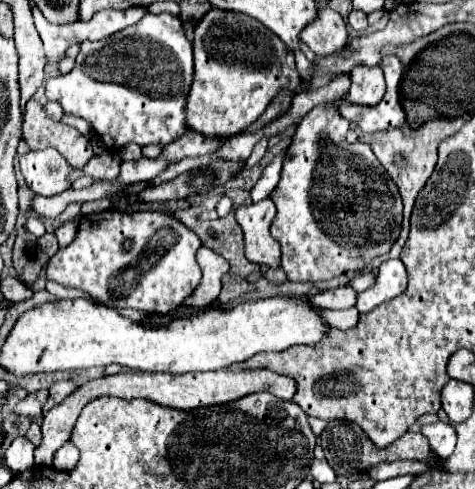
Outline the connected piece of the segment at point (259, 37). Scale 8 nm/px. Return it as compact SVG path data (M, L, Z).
M212 7L194 31L194 81L186 103L186 123L190 129L204 135L232 137L250 127L278 95L280 89L296 89L300 81L294 53L276 37L262 27L256 19L248 15L238 15L234 11L218 11Z

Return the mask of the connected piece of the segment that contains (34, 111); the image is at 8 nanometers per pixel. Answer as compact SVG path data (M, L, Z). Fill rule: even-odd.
M36 99L26 103L22 139L30 145L30 149L54 147L68 159L72 167L84 167L94 155L92 145L84 135L80 135L74 127L64 125L62 121L52 121L46 115L44 105L40 105Z

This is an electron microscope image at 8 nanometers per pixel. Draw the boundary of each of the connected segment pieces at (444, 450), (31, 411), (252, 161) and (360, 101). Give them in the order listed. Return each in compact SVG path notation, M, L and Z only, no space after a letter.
M436 421L432 425L423 425L421 433L428 437L430 447L438 457L446 459L452 455L454 447L456 447L456 431L450 423Z
M36 391L36 393L30 393L24 401L20 401L18 405L18 415L26 415L30 419L40 419L42 417L42 407L48 399L48 391Z
M260 139L260 143L254 145L252 155L246 159L246 167L254 167L256 163L260 163L260 159L262 159L264 153L266 153L266 147L268 147L268 139Z
M356 65L350 73L352 87L348 91L348 101L354 105L378 105L384 95L384 73L380 67Z

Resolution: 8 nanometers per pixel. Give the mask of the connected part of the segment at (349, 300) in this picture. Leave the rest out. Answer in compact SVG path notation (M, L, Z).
M350 285L328 289L324 295L314 295L312 303L322 309L348 309L356 305L356 291Z

